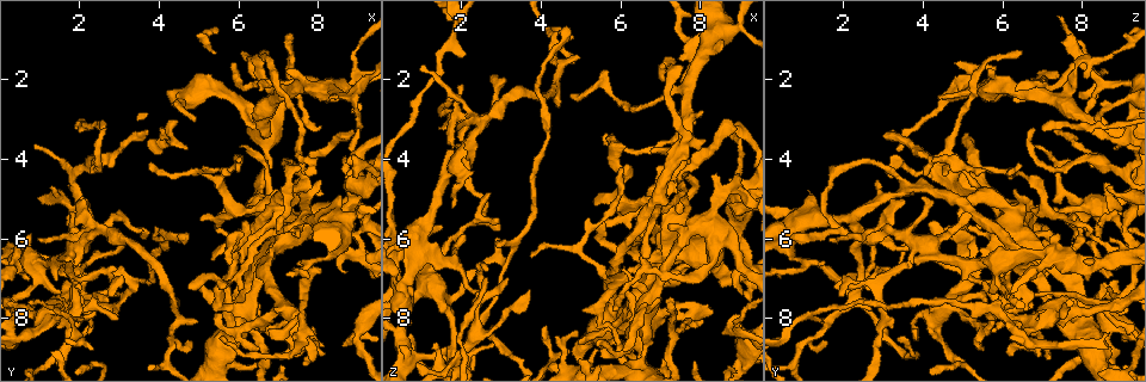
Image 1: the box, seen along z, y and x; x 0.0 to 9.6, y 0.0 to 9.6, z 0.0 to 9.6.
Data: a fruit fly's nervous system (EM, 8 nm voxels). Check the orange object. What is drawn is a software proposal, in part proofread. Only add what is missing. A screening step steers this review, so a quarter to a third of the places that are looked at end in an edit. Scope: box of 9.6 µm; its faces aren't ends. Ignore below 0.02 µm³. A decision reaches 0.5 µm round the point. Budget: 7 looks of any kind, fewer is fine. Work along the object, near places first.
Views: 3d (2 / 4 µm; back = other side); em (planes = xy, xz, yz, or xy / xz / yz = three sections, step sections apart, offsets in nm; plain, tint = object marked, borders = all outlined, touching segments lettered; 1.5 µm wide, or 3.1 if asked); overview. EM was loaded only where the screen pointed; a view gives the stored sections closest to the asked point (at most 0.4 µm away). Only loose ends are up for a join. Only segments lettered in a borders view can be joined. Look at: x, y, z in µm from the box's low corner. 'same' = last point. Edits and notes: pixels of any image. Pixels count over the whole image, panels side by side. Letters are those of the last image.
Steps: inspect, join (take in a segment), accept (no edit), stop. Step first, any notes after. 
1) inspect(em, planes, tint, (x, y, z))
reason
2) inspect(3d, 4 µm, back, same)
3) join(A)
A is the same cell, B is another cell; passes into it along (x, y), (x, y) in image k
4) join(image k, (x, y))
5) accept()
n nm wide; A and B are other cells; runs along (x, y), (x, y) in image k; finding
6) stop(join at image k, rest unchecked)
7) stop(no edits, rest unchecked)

inspect(3d, 4 µm, (6.15, 1.30, 8.85))
tapers out

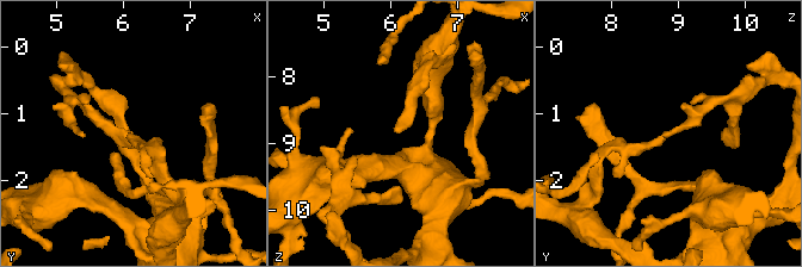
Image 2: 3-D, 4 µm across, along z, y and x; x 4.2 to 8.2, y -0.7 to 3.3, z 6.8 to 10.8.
inspect(em, yz, step 4, tint, (6.10, 1.30, 8.80))
now the EM

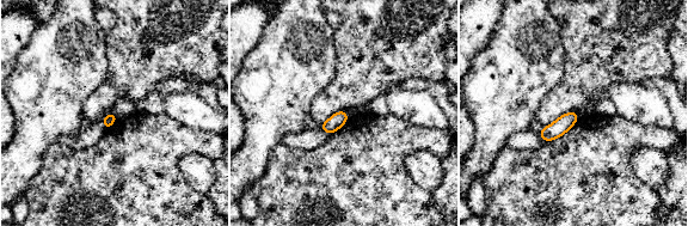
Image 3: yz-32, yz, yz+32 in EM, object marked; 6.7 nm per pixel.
inspect(em, planes, borders, same)
another direction

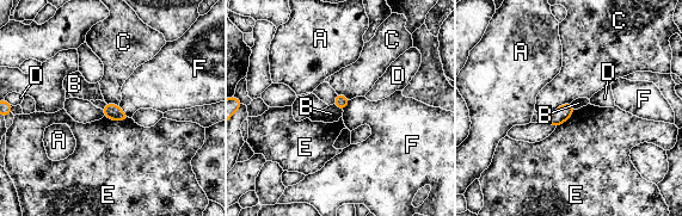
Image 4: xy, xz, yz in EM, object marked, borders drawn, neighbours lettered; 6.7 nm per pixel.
accept()
A, B, C, D, E and F are other cells; border along (570, 103), (559, 105), (545, 118) in image 4; no lettered segment goes on from it

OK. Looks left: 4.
inspect(3d, 4 µm, (6.10, 5.55, 4.20))
branch stops here

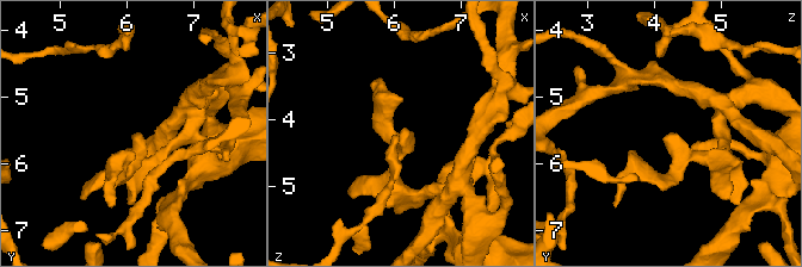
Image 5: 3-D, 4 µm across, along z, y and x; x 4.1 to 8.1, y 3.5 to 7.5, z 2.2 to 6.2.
inspect(em, planes, borders, (6.15, 5.55, 4.20))
need the tissue

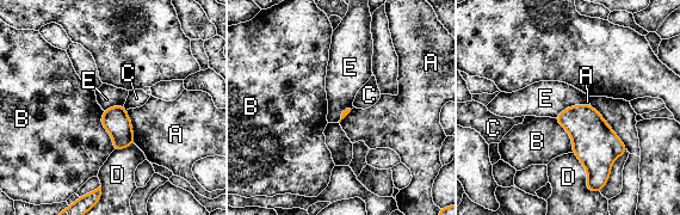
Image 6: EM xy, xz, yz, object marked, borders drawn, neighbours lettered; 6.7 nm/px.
accept()
B touches over 280 nm; A, B, C, D and E are other cells; border along (586, 103), (566, 108), (556, 118) in image 6; no lettered segment goes on from it

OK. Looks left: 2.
inspect(3d, 2 µm, back, (8.75, 4.40, 4.50))
free end

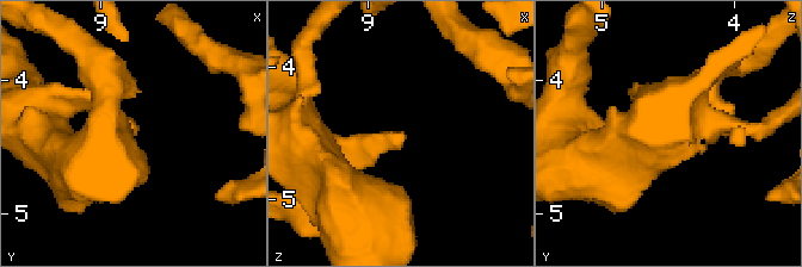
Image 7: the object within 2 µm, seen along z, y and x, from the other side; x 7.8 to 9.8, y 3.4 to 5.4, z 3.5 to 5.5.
inspect(em, yz, step 8, borders, (8.70, 4.40, 4.54))

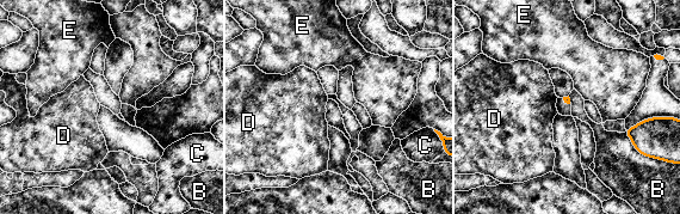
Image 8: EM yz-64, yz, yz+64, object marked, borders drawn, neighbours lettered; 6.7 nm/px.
accept()
B, C, D and E are other cells; border along (624, 132), (637, 151) in image 8; no lettered segment goes on from it

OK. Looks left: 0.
stop(no edits, rest unchecked)

